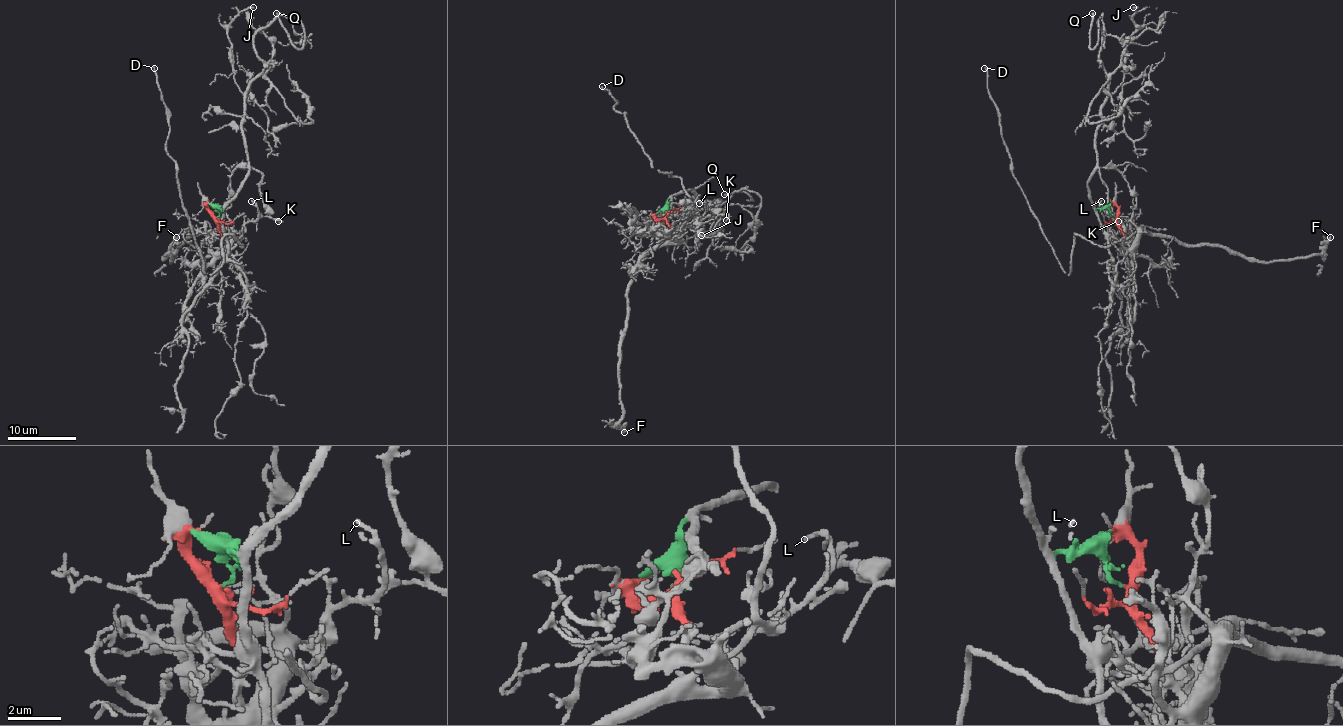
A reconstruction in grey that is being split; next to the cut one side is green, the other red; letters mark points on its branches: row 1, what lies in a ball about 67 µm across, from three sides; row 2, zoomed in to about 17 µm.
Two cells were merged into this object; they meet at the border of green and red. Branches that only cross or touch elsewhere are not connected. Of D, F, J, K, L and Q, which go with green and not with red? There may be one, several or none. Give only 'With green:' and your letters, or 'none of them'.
With green: J, K, Q

